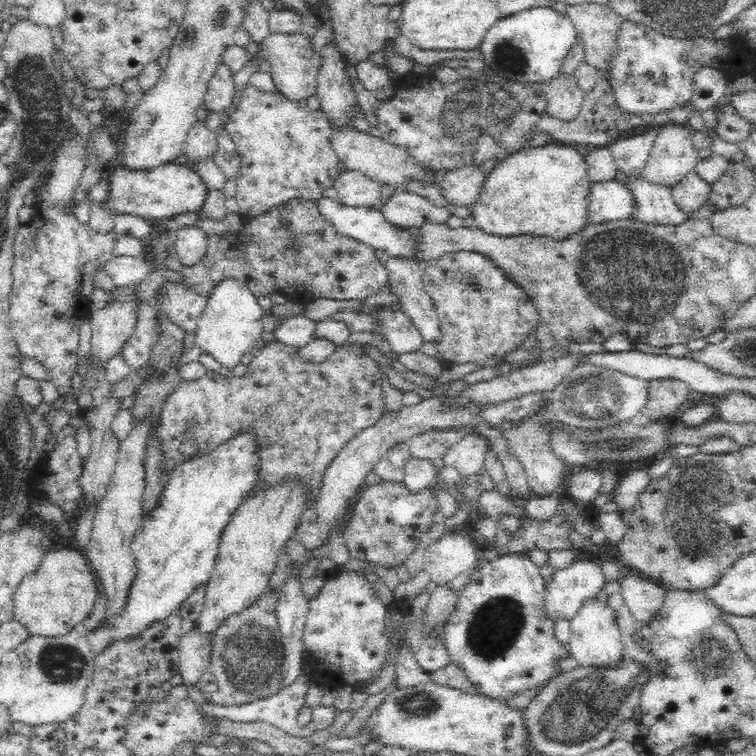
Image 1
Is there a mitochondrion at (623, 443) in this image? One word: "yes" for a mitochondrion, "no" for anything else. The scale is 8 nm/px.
yes

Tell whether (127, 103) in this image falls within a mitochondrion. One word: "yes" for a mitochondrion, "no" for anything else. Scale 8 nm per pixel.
no

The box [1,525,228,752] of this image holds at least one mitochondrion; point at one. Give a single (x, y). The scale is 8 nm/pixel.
(63, 664)

